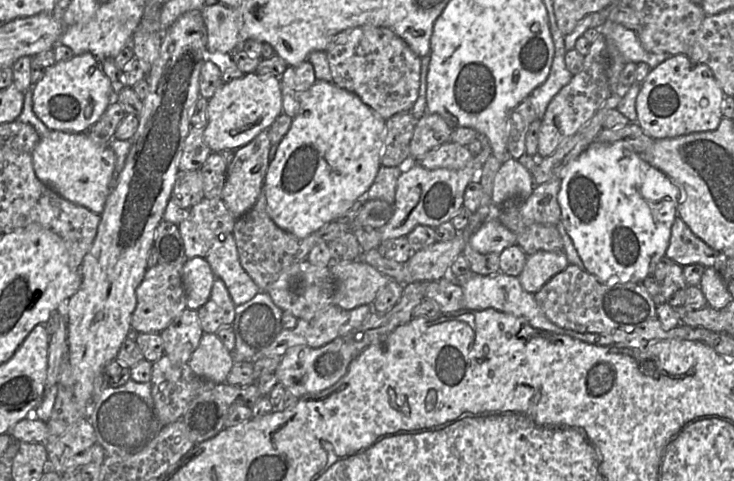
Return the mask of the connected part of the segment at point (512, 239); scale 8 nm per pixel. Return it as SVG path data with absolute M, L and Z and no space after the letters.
M492 217L472 235L469 245L480 254L500 254L507 247L516 245L516 236Z

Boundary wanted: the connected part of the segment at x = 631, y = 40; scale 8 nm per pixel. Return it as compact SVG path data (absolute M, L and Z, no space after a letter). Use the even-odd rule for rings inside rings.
M608 19L598 29L607 44L613 44L626 62L645 62L653 69L672 56L669 53L652 53L645 50L634 30Z

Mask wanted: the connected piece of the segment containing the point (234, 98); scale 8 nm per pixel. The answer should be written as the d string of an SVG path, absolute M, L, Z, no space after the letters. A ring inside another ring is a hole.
M247 73L243 77L223 83L208 99L207 126L204 141L212 152L238 150L264 130L269 130L283 112L281 77Z

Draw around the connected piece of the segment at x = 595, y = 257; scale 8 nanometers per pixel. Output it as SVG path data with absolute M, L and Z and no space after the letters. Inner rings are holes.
M593 141L564 169L560 179L558 203L561 221L584 264L585 270L607 284L641 282L665 256L677 207L684 194L661 170L650 165L641 155L621 144Z

